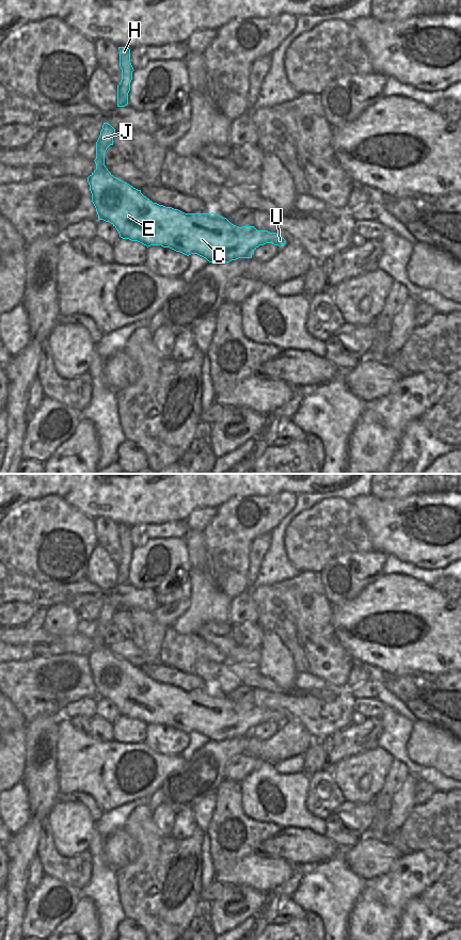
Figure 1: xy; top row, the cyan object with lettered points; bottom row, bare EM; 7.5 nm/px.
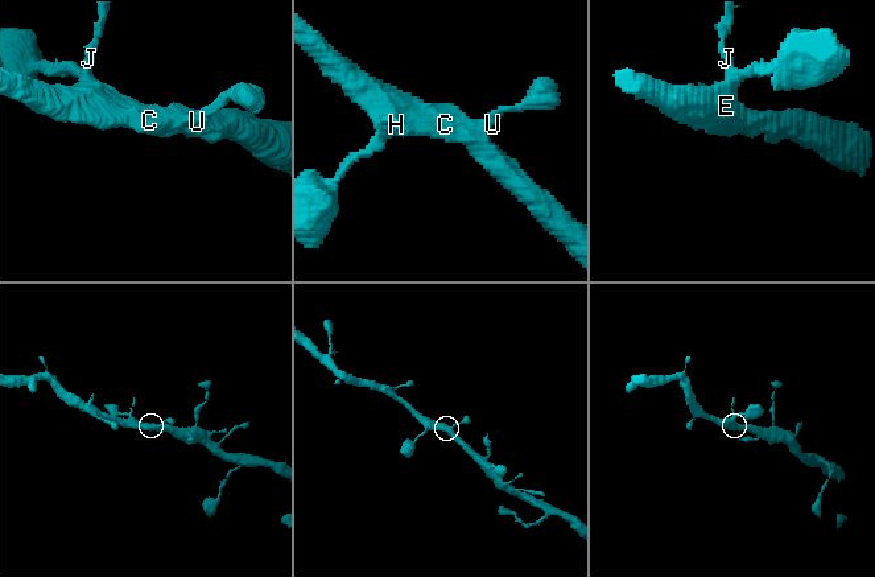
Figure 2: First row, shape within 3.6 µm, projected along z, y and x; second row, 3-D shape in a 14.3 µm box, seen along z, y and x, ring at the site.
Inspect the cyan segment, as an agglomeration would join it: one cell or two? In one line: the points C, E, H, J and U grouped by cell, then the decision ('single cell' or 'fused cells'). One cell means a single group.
groups C E H J U; single cell

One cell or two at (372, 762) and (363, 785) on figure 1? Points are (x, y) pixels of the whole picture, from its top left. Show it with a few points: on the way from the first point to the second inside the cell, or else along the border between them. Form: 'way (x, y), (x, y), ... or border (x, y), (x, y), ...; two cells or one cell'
way (370, 767), (363, 775), (363, 780); one cell

